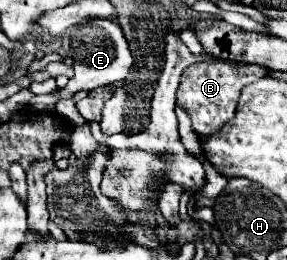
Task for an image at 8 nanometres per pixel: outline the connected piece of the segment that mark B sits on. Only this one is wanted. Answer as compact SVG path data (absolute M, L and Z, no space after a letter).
M194 63L182 75L182 81L178 87L178 103L184 109L188 109L192 117L192 127L198 135L212 135L226 121L234 117L234 109L236 109L242 87L258 81L264 75L266 75L266 67L260 67L260 65L230 67L222 63Z

